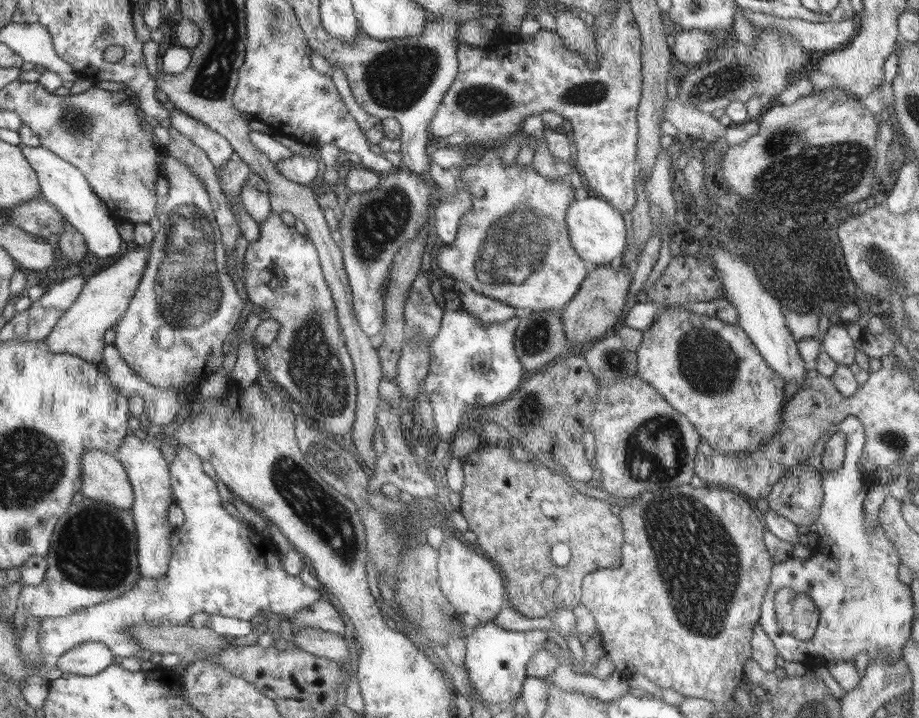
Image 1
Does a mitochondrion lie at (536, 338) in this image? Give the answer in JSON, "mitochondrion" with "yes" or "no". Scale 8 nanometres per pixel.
{"mitochondrion":"yes"}

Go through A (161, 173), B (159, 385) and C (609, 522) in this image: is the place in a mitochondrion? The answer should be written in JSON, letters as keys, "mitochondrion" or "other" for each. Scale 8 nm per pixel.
{"A":"other","B":"other","C":"other"}

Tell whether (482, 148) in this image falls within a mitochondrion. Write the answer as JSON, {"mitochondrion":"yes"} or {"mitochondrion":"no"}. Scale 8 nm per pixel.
{"mitochondrion":"no"}

